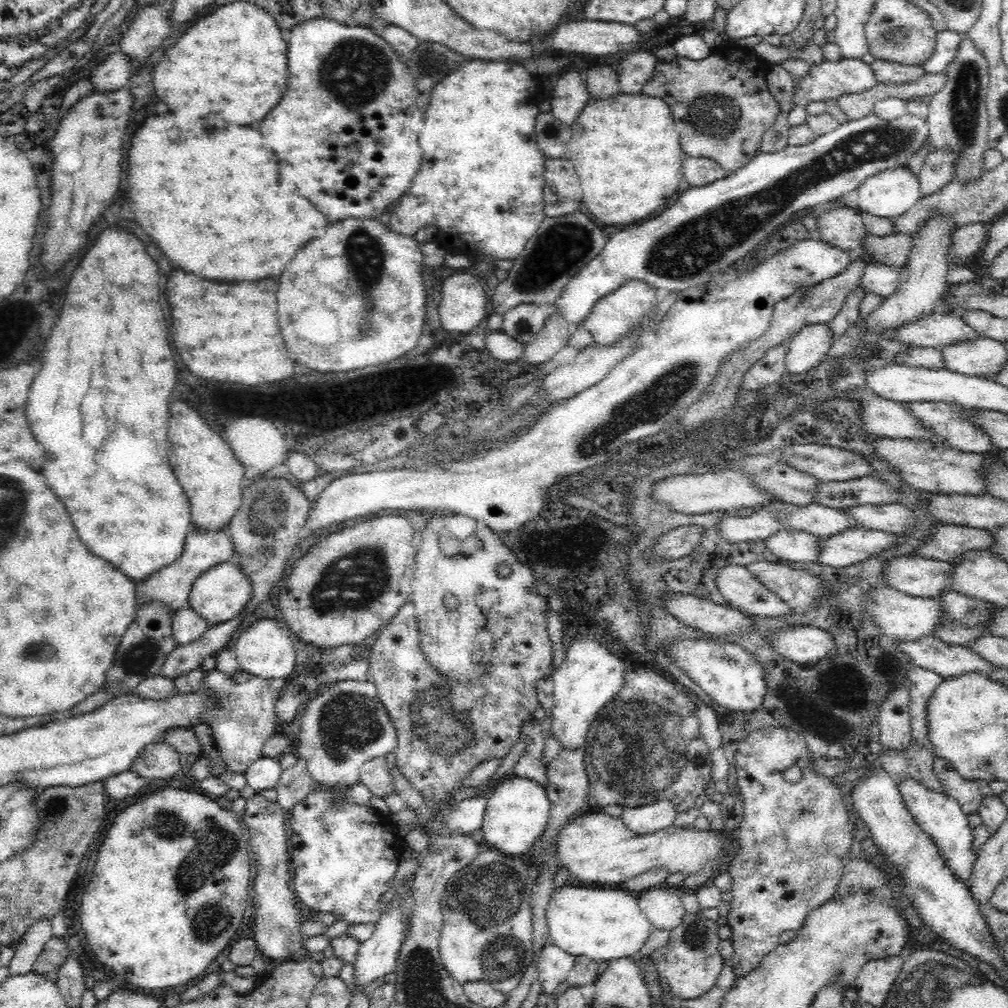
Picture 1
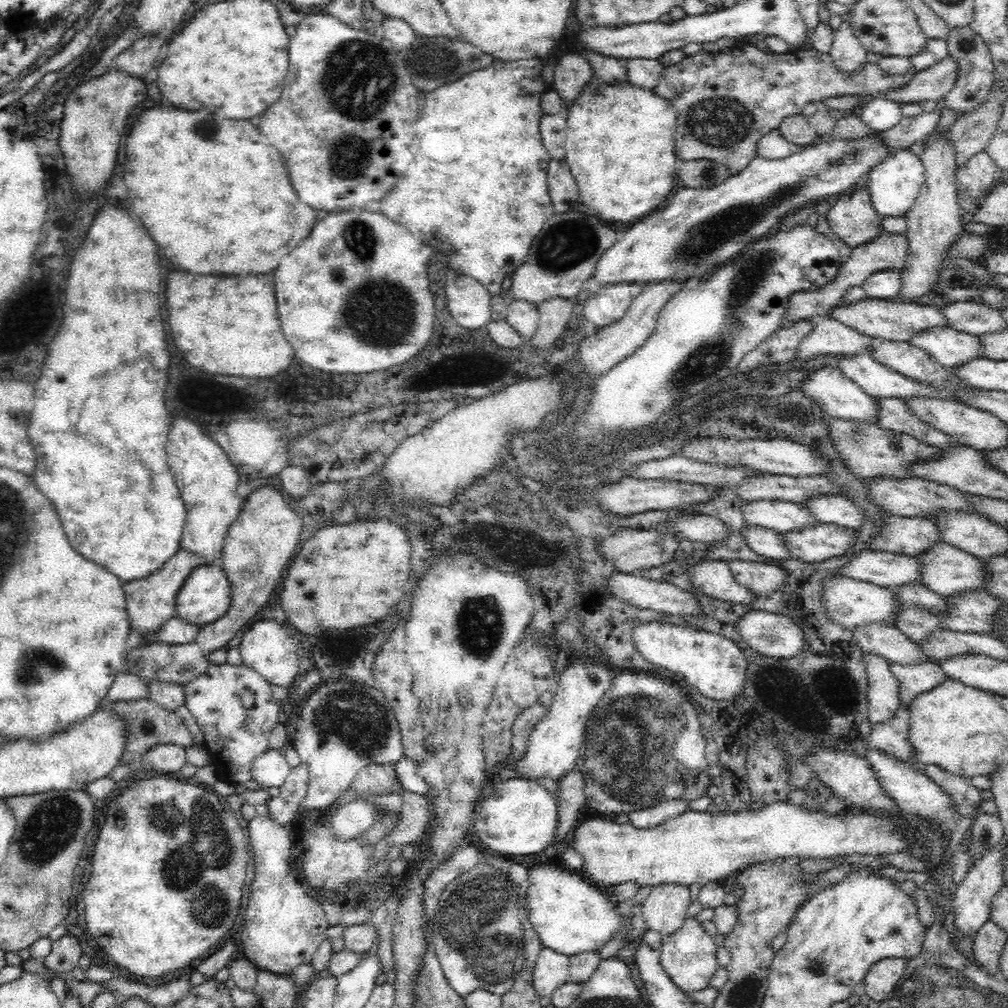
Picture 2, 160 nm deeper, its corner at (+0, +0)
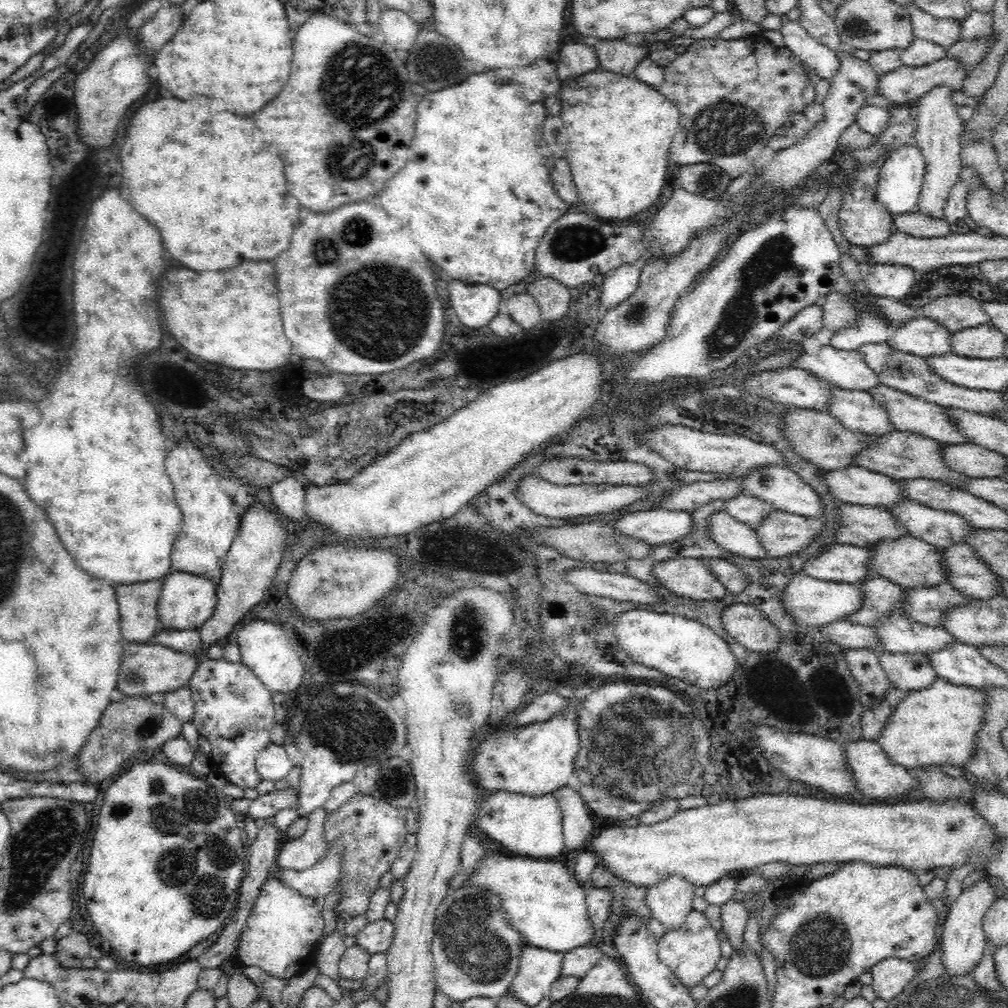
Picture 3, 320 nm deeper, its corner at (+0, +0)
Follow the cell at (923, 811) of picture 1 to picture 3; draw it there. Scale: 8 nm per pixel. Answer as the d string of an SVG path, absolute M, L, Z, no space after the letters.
M856 740L846 746L841 746L846 757L847 767L850 769L855 779L855 787L861 795L870 796L870 798L890 798L890 796L900 796L910 792L918 782L910 778L910 774L904 770L904 767L894 764L887 756L887 752L871 740Z

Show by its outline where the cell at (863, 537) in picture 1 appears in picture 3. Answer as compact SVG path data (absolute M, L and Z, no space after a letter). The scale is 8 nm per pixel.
M774 510L754 526L765 558L775 559L794 555L816 538L824 524L818 518L806 518Z

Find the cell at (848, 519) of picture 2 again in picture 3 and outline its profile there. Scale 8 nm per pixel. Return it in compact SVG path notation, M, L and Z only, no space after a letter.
M767 465L752 470L749 474L740 477L722 477L723 480L737 480L740 492L758 498L771 506L775 510L788 512L792 515L802 516L806 518L818 518L824 512L824 506L817 498L816 492L812 491L810 485L804 483L792 470L778 465Z

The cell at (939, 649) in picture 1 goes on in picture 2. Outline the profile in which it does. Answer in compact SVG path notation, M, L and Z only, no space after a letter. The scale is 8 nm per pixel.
M870 622L866 626L856 626L851 631L852 639L866 654L872 652L889 663L916 664L928 659L914 641L904 637L892 624Z

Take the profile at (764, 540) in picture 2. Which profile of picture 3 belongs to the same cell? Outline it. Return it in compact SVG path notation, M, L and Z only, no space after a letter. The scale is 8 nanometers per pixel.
M715 511L708 517L707 528L708 537L725 551L749 559L763 560L766 557L758 543L756 531L734 520L724 511Z

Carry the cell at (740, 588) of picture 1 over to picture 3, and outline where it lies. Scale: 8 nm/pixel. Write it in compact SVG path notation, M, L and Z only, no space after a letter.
M680 557L658 560L652 564L650 576L668 594L692 600L714 600L726 596L721 584L697 558Z

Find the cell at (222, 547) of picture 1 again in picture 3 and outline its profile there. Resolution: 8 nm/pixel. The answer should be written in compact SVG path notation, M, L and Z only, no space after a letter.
M163 580L114 586L120 615L120 634L124 642L146 643L148 637L158 629L156 600L160 596Z

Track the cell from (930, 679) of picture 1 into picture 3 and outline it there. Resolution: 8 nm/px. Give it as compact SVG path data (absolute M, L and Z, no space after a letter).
M880 652L878 653L878 662L882 670L886 673L886 676L890 679L891 686L895 686L906 692L920 690L920 688L928 688L937 679L936 673L932 669L930 661L928 661L928 657L921 652Z

